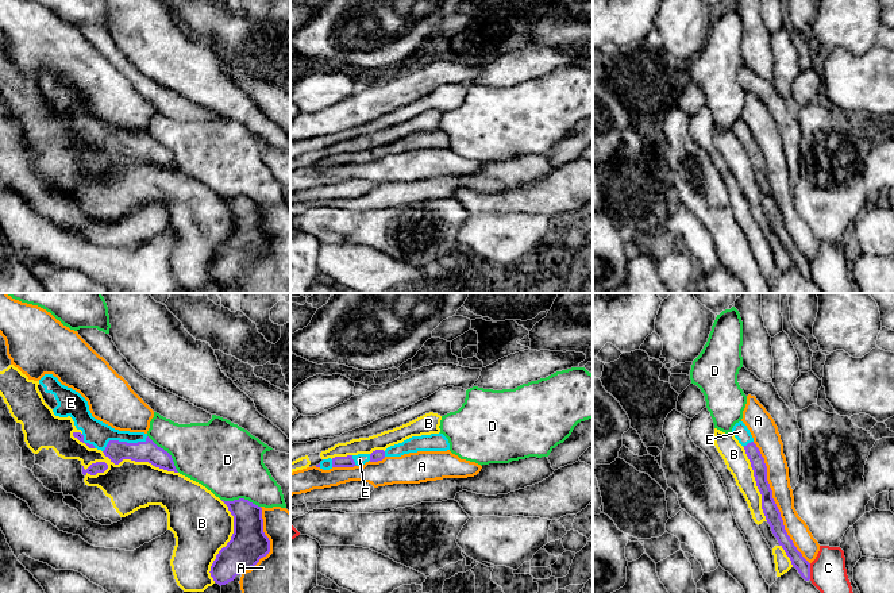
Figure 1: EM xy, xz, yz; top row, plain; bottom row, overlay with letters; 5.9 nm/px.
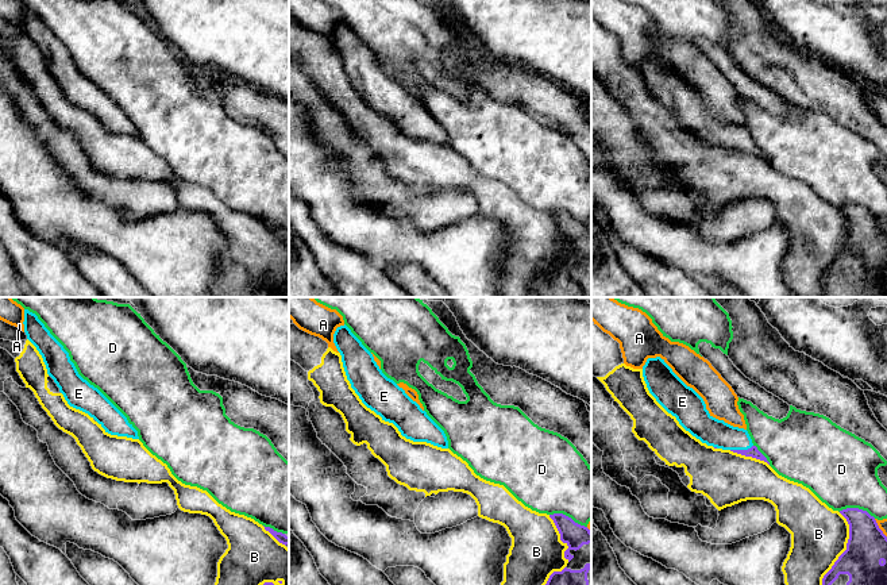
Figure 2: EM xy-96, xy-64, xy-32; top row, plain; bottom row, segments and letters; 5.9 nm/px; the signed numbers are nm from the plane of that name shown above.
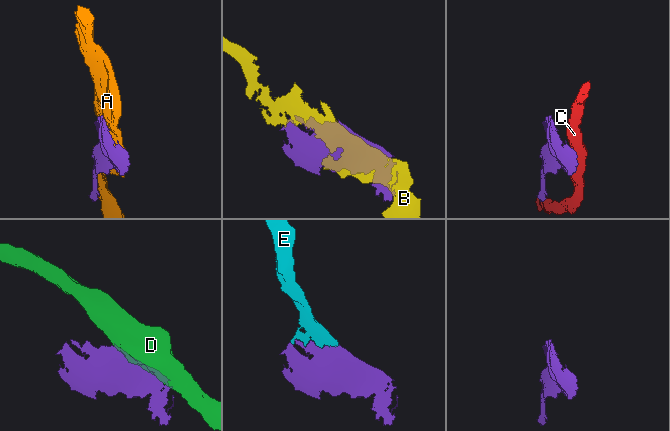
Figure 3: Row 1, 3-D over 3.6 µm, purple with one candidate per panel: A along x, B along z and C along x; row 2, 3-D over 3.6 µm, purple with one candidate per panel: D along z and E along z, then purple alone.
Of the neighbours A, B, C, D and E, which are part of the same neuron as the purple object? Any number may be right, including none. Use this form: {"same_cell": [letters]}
{"same_cell": ["E"]}

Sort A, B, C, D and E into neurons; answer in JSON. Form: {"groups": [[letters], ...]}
{"groups": [["A"], ["B"], ["C"], ["D"], ["E"]]}

